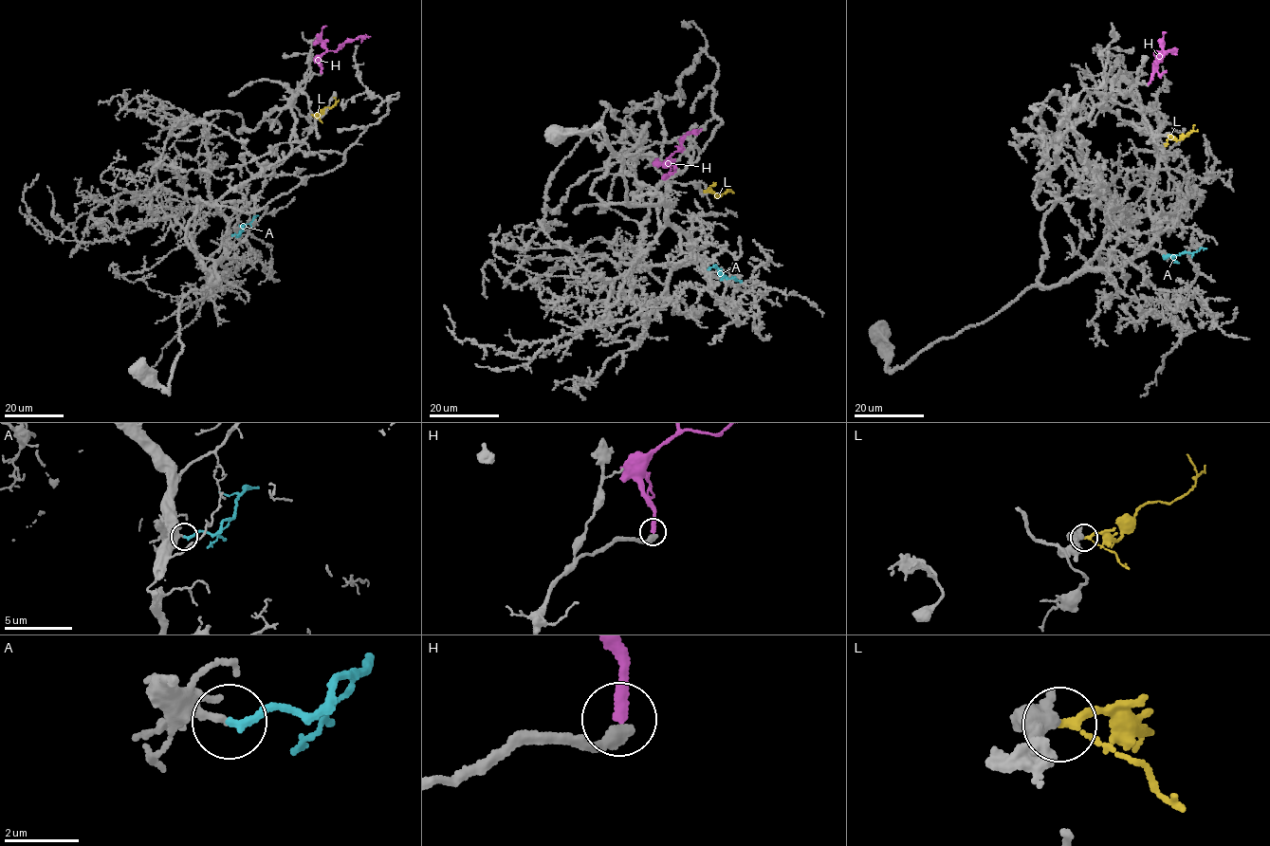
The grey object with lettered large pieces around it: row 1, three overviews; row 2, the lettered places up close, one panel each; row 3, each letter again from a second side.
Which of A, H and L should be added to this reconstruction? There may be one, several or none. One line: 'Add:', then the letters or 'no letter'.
Add: A

